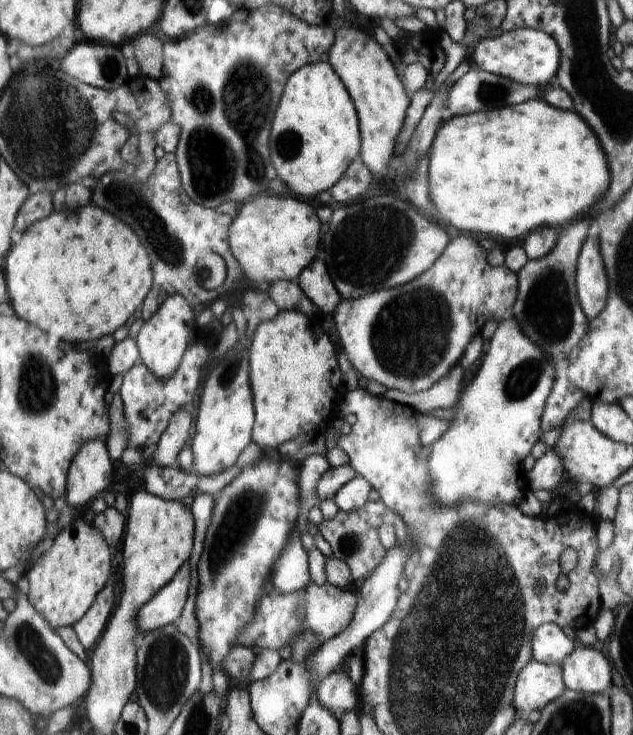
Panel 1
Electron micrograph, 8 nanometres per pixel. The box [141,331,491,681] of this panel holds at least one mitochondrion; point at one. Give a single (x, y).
(244, 512)

